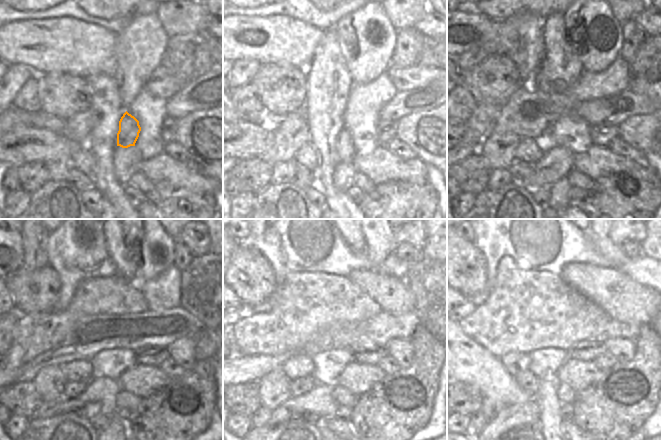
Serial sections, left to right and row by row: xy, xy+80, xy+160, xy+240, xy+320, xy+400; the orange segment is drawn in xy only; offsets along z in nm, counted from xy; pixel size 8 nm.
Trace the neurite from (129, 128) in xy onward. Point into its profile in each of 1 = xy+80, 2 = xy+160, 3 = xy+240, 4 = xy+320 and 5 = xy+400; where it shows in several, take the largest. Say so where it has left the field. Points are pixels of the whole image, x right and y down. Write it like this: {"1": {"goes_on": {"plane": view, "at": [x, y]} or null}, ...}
{"1": {"goes_on": {"plane": "xy+80", "at": [345, 149]}}, "2": {"goes_on": {"plane": "xy+160", "at": [556, 163]}}, "3": {"goes_on": {"plane": "xy+240", "at": [100, 397]}}, "4": {"goes_on": {"plane": "xy+320", "at": [319, 403]}}, "5": {"goes_on": {"plane": "xy+400", "at": [527, 414]}}}

